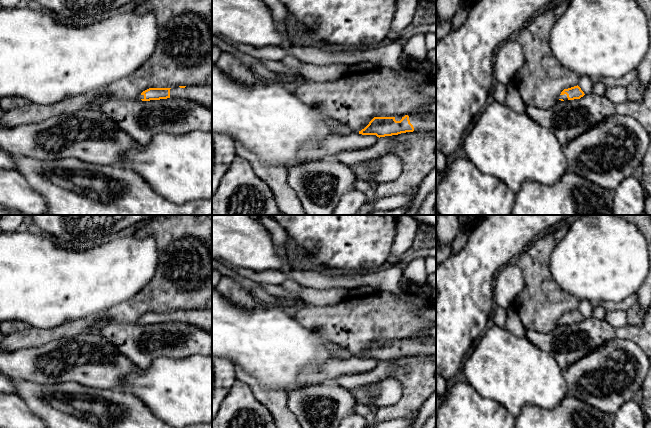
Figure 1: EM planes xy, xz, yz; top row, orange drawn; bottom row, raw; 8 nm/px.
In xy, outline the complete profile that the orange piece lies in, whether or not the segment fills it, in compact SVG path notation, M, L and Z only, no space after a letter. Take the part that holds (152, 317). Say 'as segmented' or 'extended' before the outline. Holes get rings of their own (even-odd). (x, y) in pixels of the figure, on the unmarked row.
extended; M179 310L172 312L149 312L143 315L138 324L150 325L167 322L181 322L197 326L212 333L212 310Z

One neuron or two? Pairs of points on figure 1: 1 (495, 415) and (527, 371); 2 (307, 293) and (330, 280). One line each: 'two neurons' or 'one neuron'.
1: two neurons
2: two neurons

